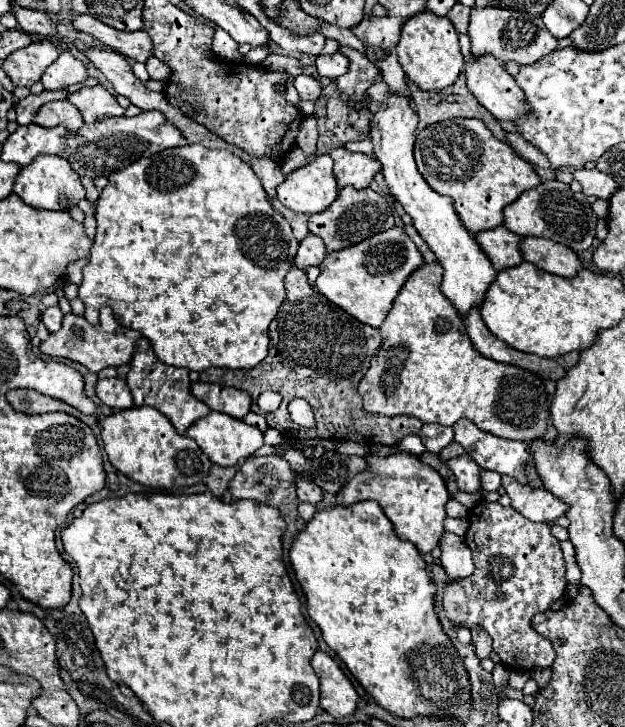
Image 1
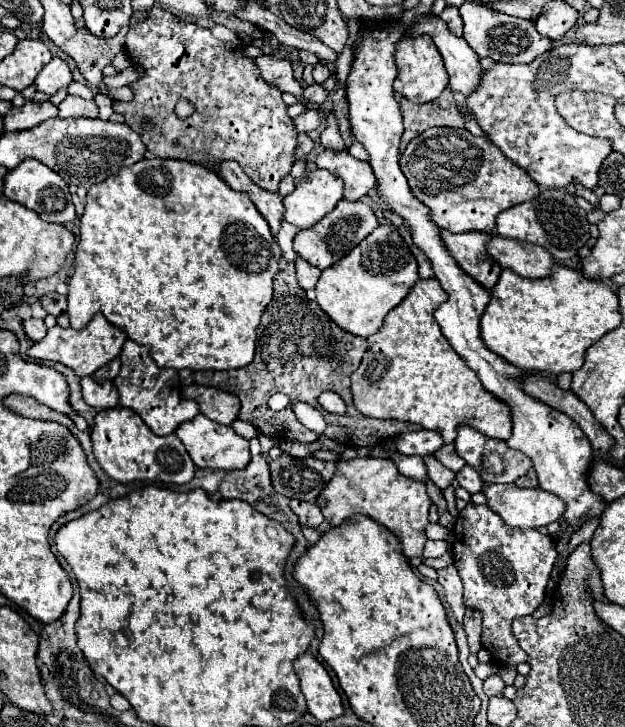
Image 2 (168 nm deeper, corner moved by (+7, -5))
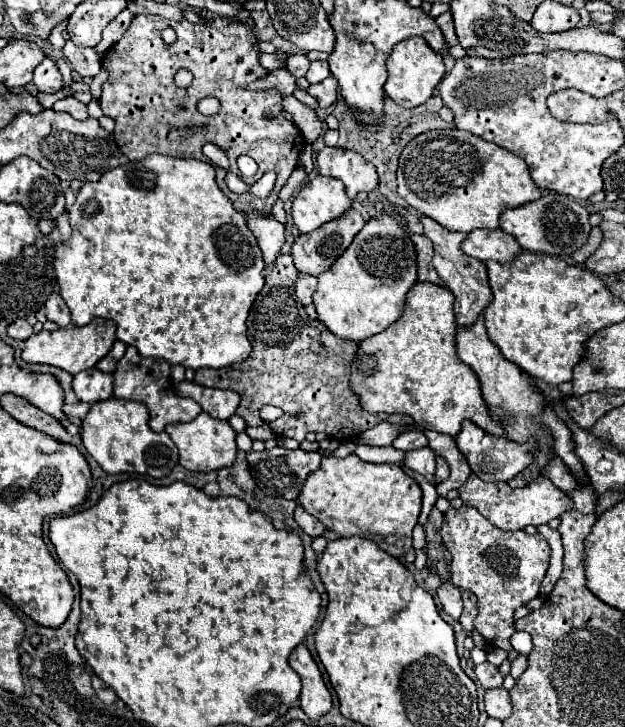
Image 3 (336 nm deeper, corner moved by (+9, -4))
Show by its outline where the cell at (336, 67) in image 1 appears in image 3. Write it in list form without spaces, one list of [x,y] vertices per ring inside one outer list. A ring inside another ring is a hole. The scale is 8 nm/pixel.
[[[314,61],[306,73],[306,79],[310,83],[320,83],[322,79],[330,77],[330,69],[328,69],[328,61]]]

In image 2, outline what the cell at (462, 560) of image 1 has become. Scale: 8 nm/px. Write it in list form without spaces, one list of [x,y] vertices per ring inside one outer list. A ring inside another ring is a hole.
[[[448,566],[448,568],[438,570],[438,582],[442,584],[442,588],[446,592],[446,602],[450,604],[456,620],[462,622],[466,606],[462,602],[462,580],[460,580],[456,568],[454,566]]]

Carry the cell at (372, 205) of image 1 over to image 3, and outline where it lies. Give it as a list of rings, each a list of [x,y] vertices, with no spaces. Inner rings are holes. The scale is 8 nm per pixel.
[[[350,209],[344,217],[312,231],[312,235],[300,235],[292,245],[296,269],[306,275],[324,273],[350,247],[352,239],[364,225],[364,217],[356,209]]]

